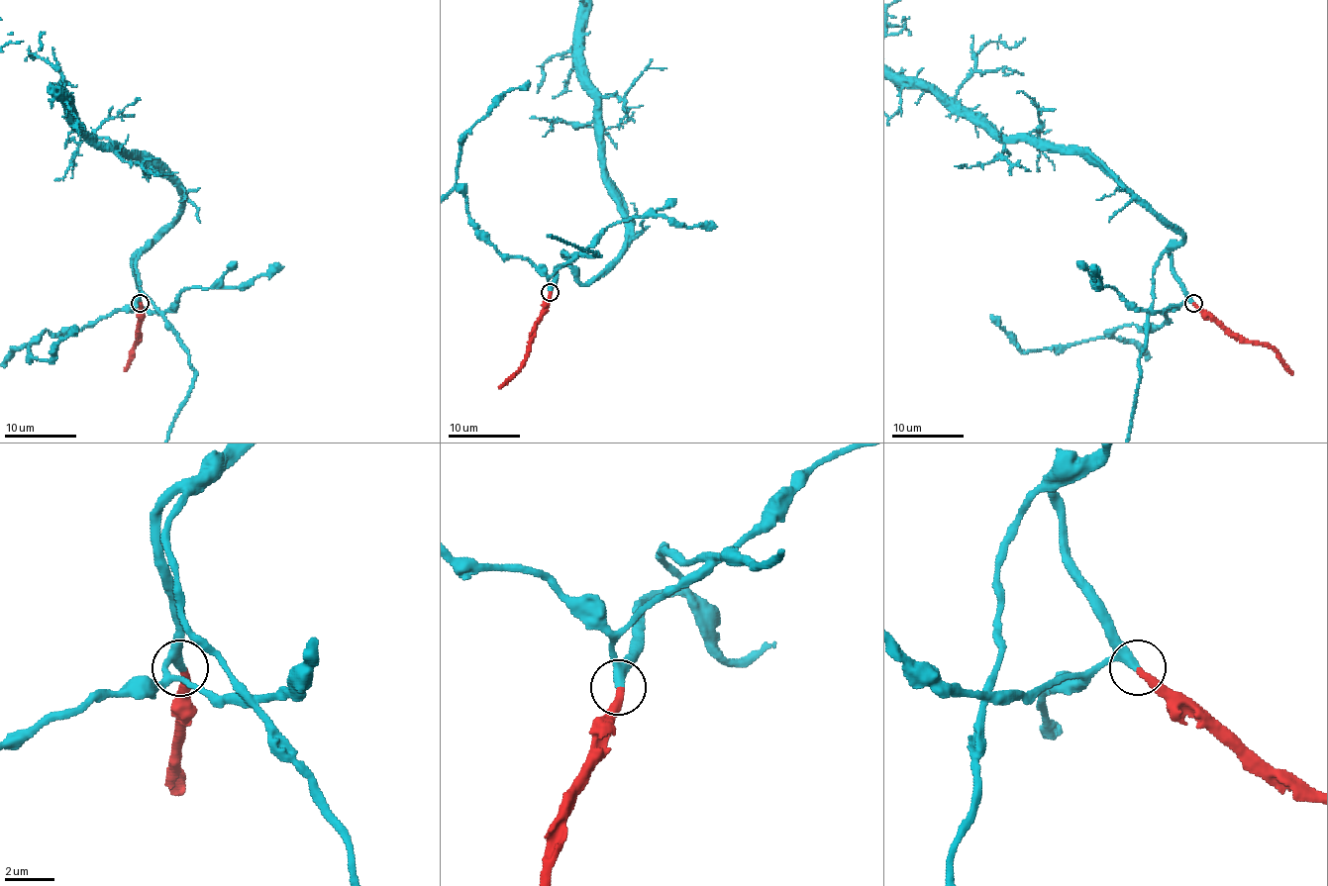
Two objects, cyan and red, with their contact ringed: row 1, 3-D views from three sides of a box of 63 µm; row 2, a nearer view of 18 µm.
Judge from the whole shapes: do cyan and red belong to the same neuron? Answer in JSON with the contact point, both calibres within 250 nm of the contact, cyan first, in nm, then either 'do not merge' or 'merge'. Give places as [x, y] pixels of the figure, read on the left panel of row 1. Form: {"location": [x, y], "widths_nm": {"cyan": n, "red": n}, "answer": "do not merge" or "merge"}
{"location": [140, 303], "widths_nm": {"cyan": 300, "red": 320}, "answer": "merge"}

